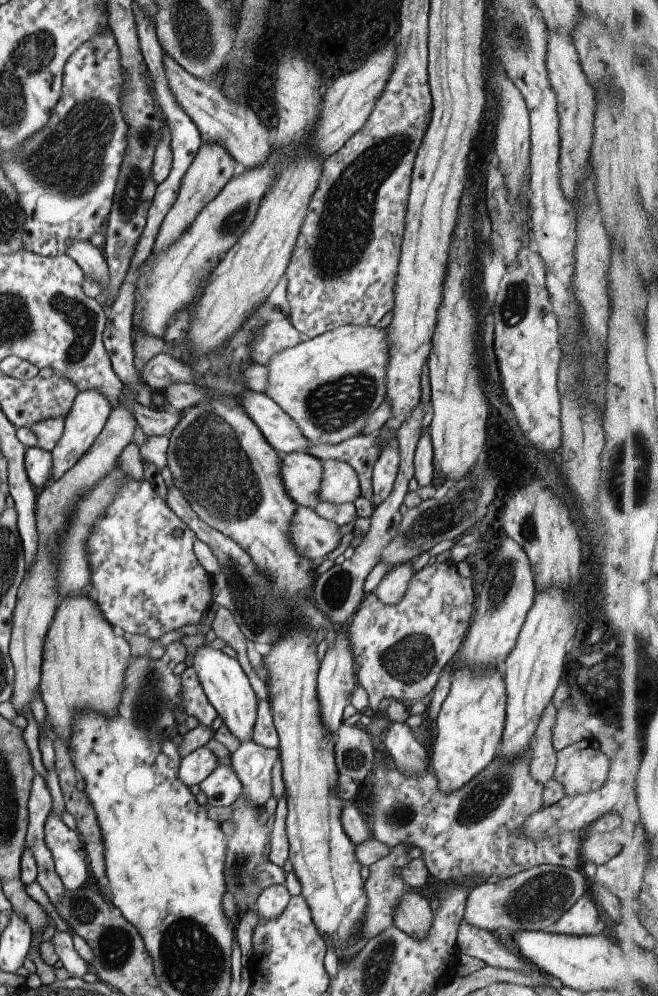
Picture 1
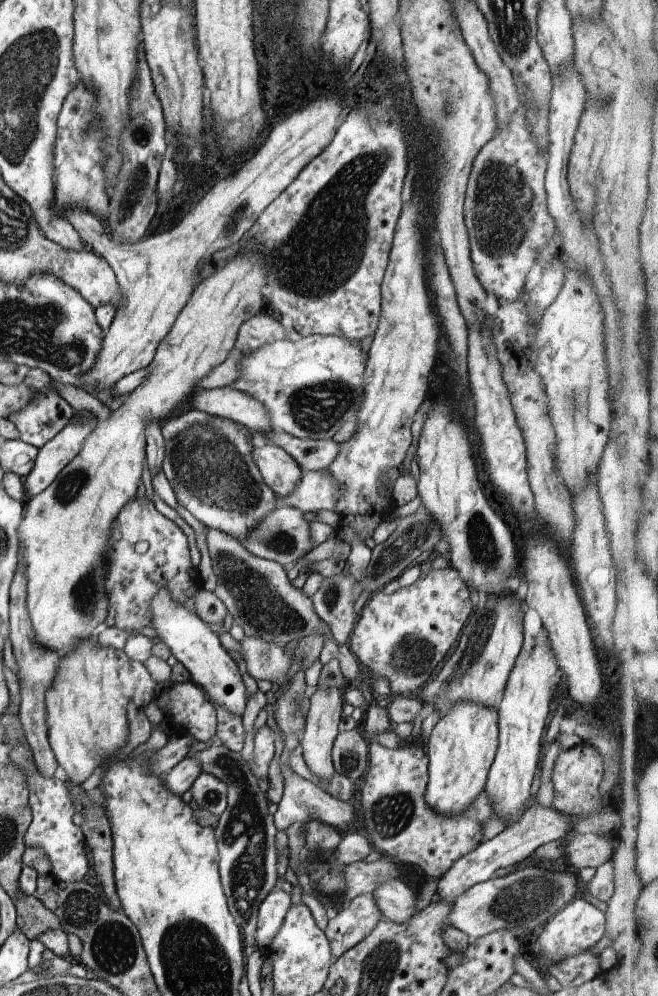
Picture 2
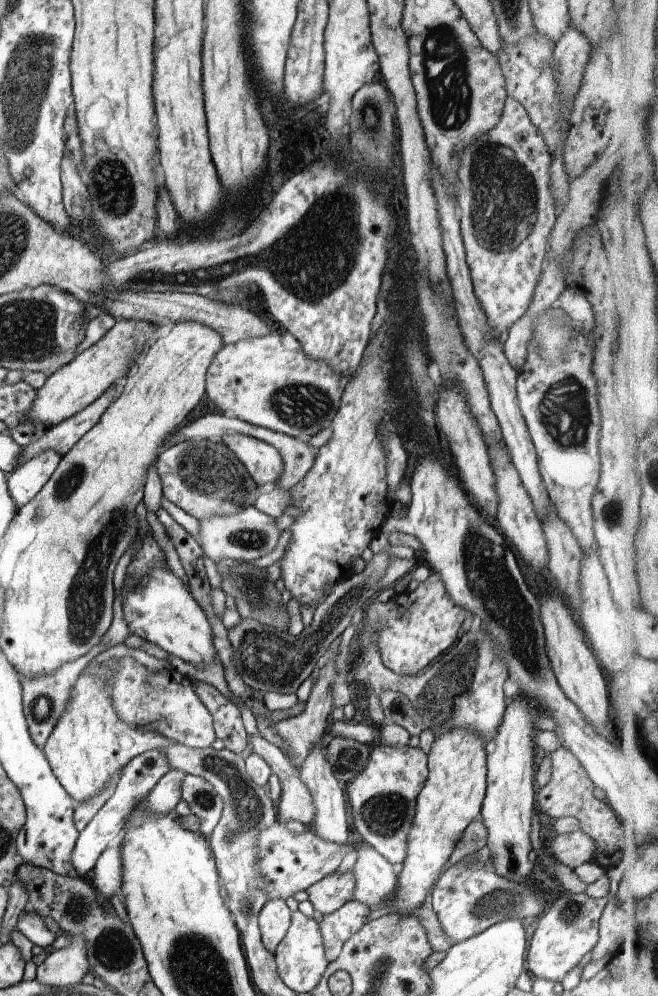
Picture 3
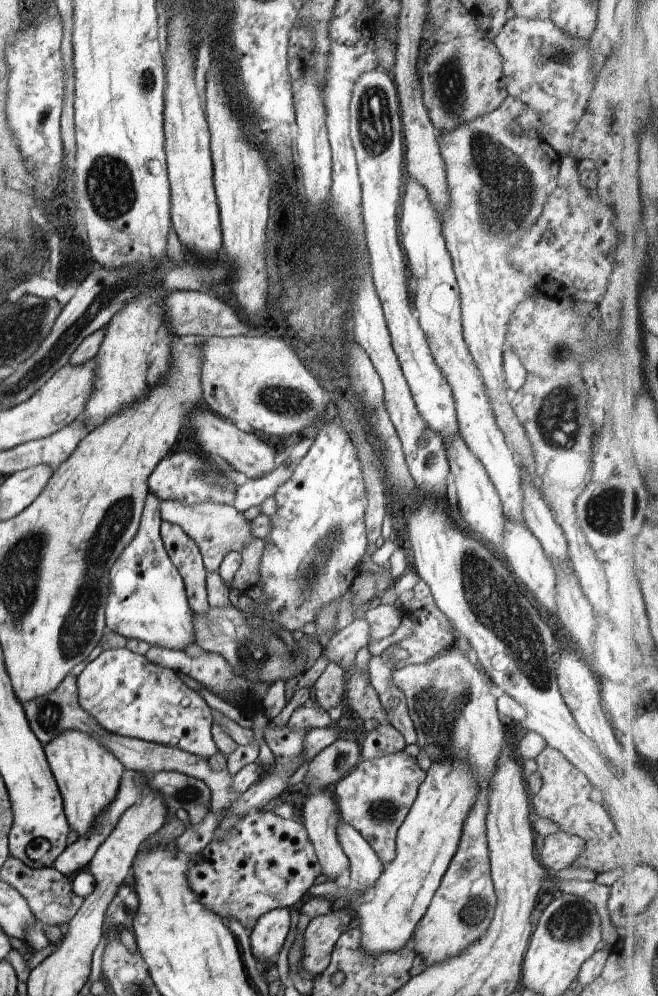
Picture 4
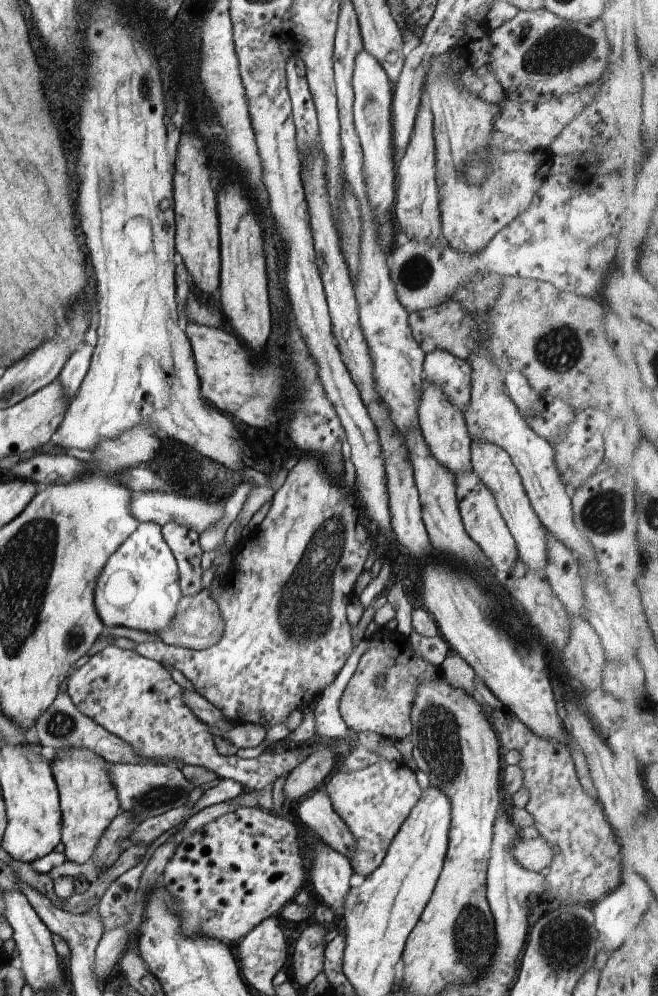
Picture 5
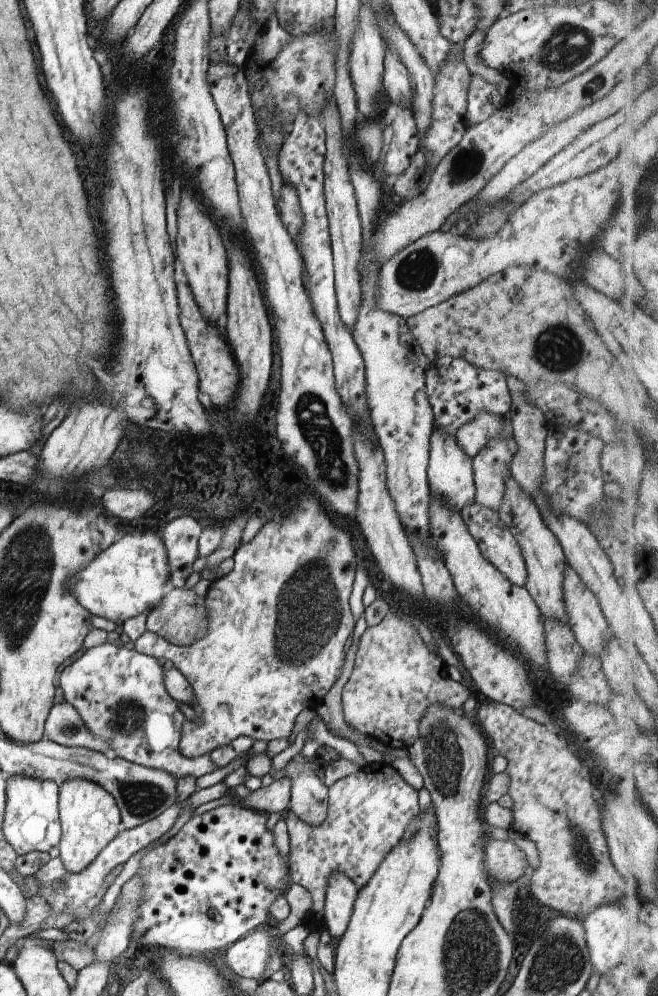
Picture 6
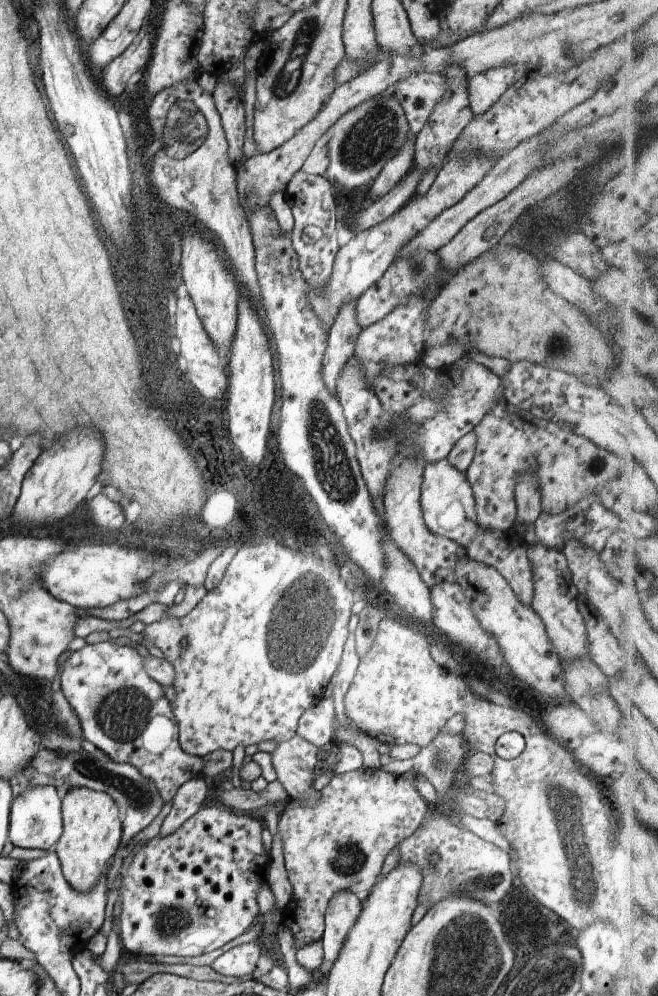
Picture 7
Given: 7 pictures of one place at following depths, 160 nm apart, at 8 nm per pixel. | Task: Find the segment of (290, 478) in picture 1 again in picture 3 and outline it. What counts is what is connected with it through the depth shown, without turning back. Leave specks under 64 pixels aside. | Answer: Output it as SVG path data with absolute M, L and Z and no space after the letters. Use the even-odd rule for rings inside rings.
M240 433L224 435L222 442L235 452L261 489L277 484L284 472L284 461L274 445Z

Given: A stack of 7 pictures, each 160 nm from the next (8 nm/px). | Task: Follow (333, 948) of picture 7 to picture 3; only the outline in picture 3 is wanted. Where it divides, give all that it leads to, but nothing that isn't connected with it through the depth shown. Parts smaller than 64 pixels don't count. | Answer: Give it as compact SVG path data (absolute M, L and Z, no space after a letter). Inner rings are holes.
M321 740L318 742L318 745L310 751L310 754L308 754L306 760L302 763L301 769L299 769L300 778L309 788L315 806L314 820L310 829L321 839L339 845L346 845L348 844L349 829L348 820L346 820L346 800L344 800L344 790L340 789L338 780L333 775L332 767L330 766L326 755L322 754L320 744Z

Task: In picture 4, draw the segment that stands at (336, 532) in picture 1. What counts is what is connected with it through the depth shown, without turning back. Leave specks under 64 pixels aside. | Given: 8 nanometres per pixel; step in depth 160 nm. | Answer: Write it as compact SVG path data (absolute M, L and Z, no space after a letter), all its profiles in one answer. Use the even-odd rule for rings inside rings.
M160 499L158 510L160 510L161 521L180 526L184 533L196 542L200 548L207 574L218 572L228 552L232 550L241 552L252 540L257 540L252 534L252 521L248 520L244 513L234 508L232 504L221 504L208 500L201 504L194 504L194 506L186 506L185 503L176 502L176 500Z

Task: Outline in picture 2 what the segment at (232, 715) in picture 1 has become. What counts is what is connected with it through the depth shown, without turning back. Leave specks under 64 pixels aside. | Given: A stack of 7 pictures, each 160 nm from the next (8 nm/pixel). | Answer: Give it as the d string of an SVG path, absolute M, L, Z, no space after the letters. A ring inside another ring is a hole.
M160 589L151 599L150 610L150 627L157 632L158 638L169 646L178 662L190 672L192 681L199 685L216 705L242 717L248 702L246 687L238 671L238 665L220 643L219 635L212 632L210 625L196 613L190 612L186 604L175 603L167 589Z

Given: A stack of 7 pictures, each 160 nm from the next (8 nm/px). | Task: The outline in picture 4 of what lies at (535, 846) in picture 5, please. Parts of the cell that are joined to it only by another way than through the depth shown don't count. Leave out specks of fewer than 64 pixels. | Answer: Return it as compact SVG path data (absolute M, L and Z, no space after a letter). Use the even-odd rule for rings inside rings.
M559 831L544 838L543 847L536 851L537 859L543 868L559 871L578 860L584 849L584 840Z

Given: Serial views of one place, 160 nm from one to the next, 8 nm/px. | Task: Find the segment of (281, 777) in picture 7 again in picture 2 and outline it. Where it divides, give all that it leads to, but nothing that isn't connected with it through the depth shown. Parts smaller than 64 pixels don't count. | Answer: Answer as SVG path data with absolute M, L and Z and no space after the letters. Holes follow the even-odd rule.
M399 879L382 883L372 894L384 918L392 922L405 923L418 913L416 911L418 897L408 884Z

